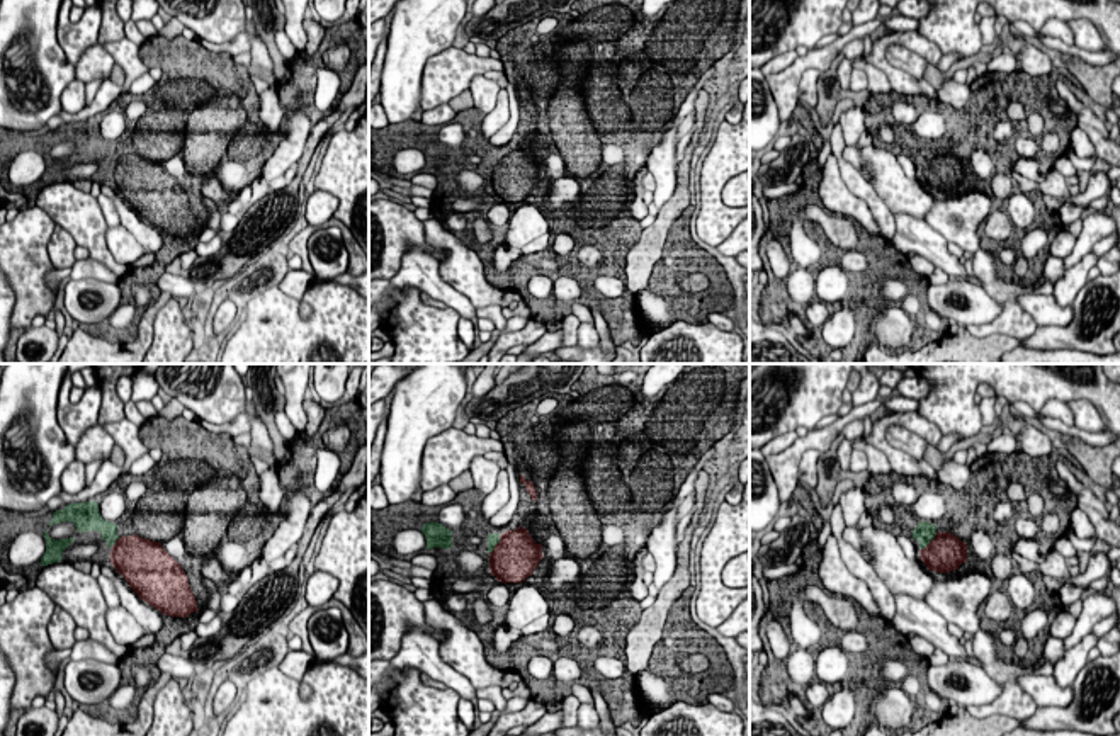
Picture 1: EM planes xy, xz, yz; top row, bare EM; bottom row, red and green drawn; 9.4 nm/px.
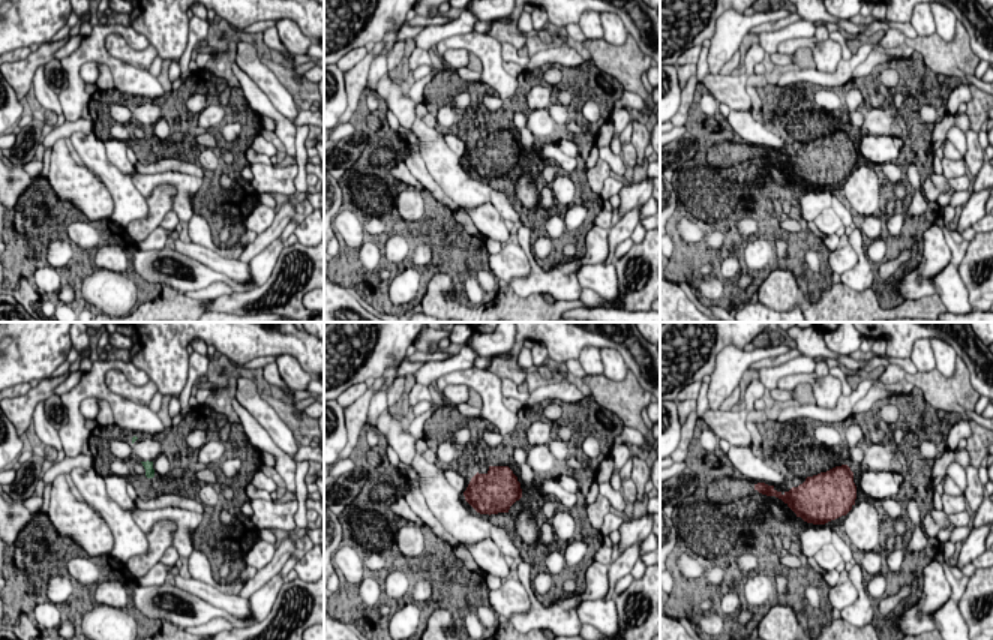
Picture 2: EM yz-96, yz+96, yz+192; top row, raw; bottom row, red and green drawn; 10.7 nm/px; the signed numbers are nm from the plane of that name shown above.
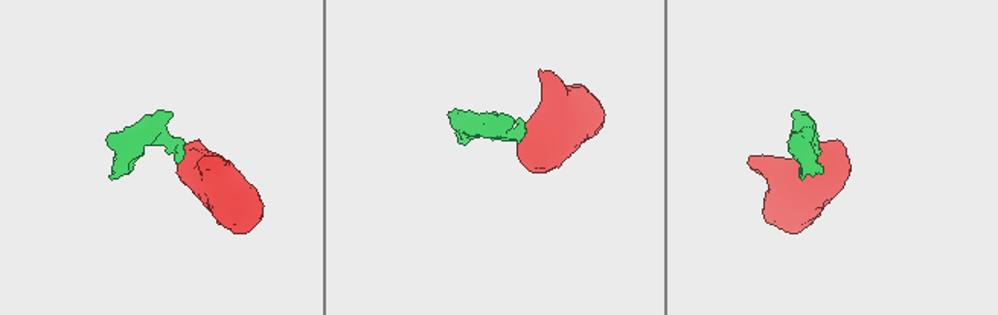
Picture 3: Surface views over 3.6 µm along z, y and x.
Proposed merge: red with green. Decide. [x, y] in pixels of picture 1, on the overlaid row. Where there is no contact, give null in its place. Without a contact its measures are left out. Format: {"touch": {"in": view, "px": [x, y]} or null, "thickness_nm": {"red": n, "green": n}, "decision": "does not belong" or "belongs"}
{"touch": {"in": "yz", "px": [930, 543]}, "thickness_nm": {"red": 360, "green": 190}, "decision": "belongs"}

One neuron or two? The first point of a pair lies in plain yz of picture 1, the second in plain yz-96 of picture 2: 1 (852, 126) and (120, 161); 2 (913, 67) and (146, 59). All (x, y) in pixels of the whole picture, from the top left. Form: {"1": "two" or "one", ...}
{"1": "one", "2": "one"}

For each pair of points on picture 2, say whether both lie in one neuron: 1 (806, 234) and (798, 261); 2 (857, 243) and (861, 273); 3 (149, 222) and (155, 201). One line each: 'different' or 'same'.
1: same
2: same
3: same

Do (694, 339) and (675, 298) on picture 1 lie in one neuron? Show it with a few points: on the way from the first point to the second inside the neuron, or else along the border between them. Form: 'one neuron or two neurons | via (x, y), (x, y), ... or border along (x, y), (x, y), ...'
two neurons | border along (701, 322), (672, 322), (650, 335)

